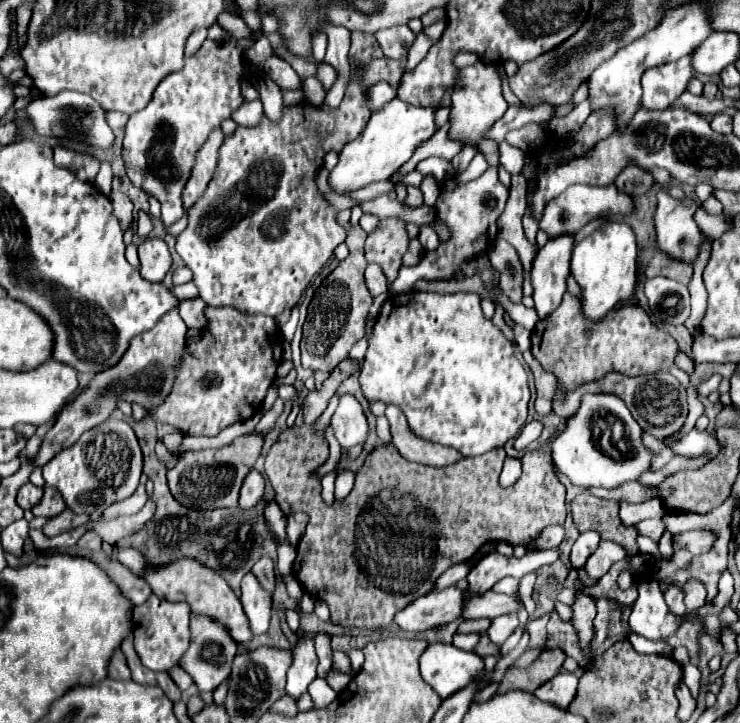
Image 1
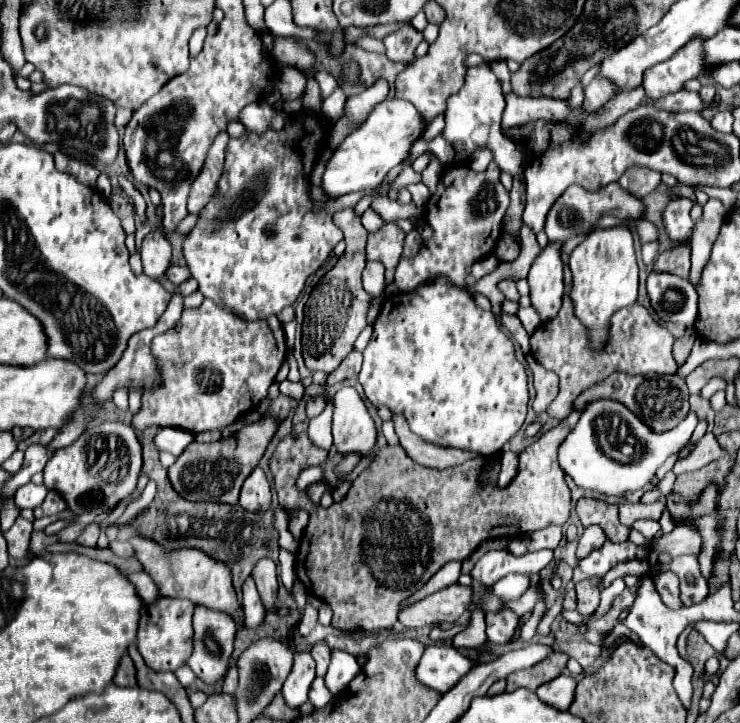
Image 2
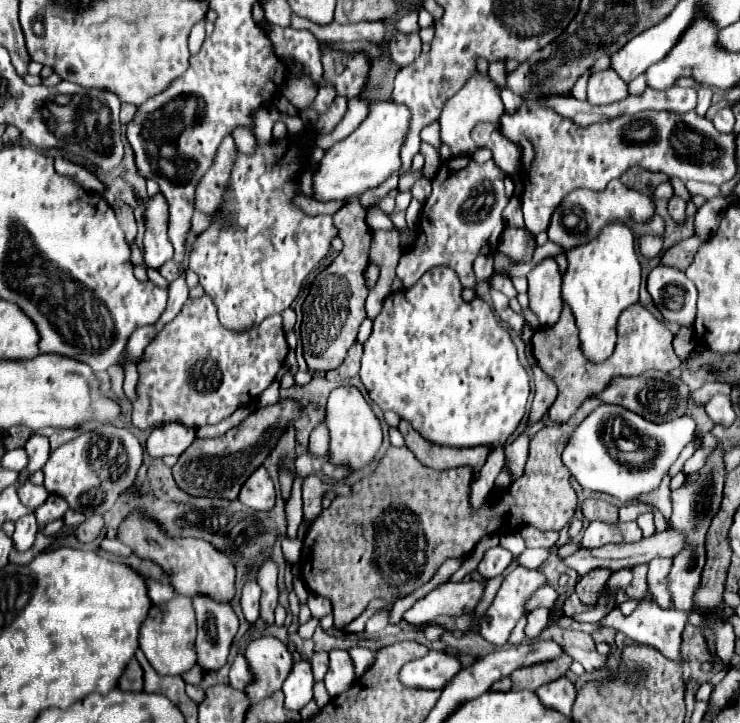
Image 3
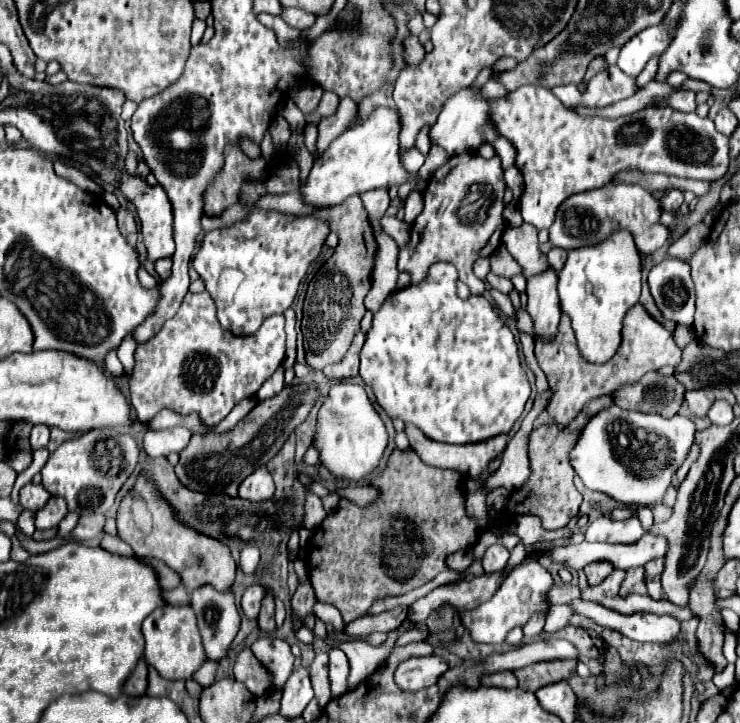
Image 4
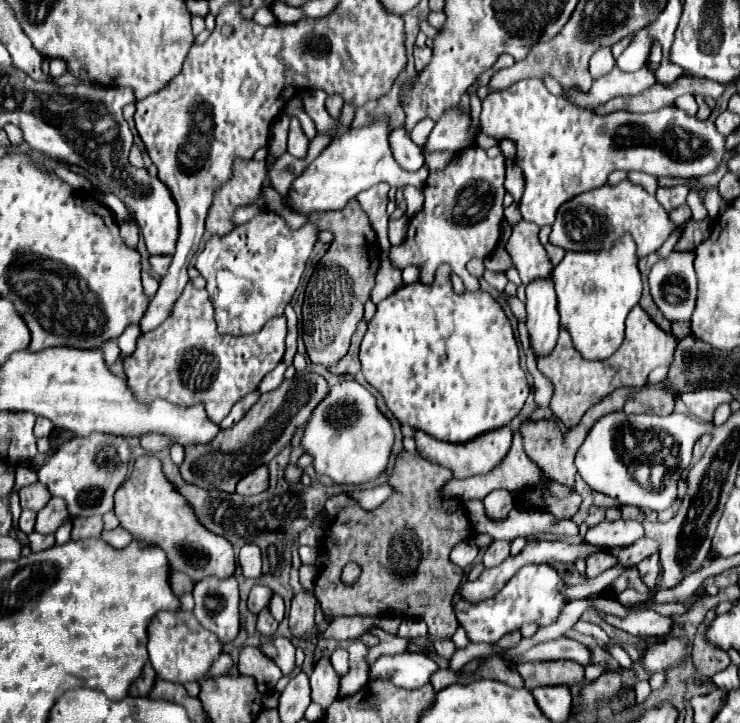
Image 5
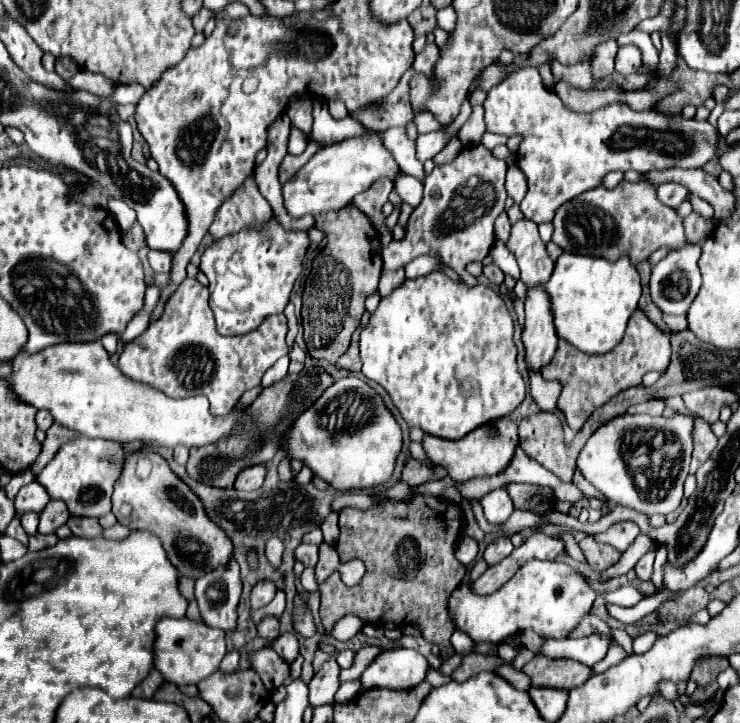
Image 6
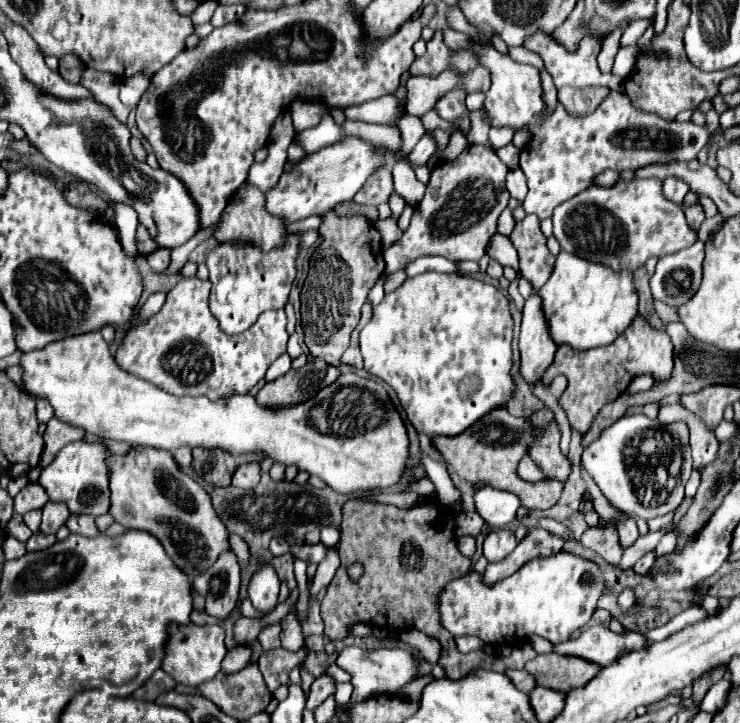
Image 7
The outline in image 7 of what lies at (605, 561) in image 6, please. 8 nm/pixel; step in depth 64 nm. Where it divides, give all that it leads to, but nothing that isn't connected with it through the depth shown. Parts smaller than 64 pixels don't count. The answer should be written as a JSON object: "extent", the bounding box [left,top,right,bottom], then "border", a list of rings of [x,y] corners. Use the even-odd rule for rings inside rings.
{"extent":[580,525,624,564],"border":[[[615,525],[588,527],[581,536],[580,542],[584,548],[598,552],[610,564],[618,564],[624,554],[624,546],[620,546],[620,540],[616,540]]]}

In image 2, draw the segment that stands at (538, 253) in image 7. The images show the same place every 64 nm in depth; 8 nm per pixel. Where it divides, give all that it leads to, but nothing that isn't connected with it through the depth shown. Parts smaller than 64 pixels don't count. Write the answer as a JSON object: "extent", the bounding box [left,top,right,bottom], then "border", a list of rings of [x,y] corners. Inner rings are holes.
{"extent":[494,234,520,262],"border":[[[502,234],[500,236],[500,240],[498,240],[498,244],[496,244],[496,248],[494,248],[494,254],[498,256],[498,260],[500,262],[510,262],[510,260],[516,260],[518,258],[518,254],[520,254],[520,244],[518,244],[518,240],[514,238],[514,236],[510,236],[510,234]]]}

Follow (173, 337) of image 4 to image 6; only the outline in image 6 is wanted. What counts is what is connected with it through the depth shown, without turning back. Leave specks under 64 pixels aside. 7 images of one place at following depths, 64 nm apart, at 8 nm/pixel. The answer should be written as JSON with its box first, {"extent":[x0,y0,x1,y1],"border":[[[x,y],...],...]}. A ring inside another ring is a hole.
{"extent":[118,278,288,416],"border":[[[186,278],[180,288],[168,298],[168,304],[164,306],[164,312],[158,320],[154,320],[138,338],[124,344],[124,350],[118,360],[118,368],[132,380],[140,380],[144,384],[150,384],[164,392],[170,398],[188,398],[204,394],[210,400],[210,408],[214,414],[222,416],[228,412],[228,408],[236,406],[236,400],[240,396],[258,386],[266,368],[270,368],[280,356],[288,354],[286,346],[286,316],[268,316],[260,328],[242,334],[242,336],[222,336],[216,332],[214,314],[208,306],[208,288],[200,284],[196,278]]]}

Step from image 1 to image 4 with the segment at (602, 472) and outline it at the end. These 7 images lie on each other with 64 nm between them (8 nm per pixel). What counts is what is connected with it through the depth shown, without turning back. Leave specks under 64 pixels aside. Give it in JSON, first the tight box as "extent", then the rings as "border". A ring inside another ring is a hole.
{"extent":[570,406,696,504],"border":[[[618,406],[606,408],[590,418],[590,422],[584,426],[578,444],[574,446],[570,460],[576,470],[576,474],[582,478],[584,486],[596,492],[604,492],[612,496],[614,500],[622,504],[660,504],[666,496],[666,490],[676,475],[682,462],[688,458],[694,444],[696,426],[690,418],[677,414],[670,419],[664,419],[660,415],[646,415],[641,412],[628,412]],[[636,430],[646,430],[648,434],[656,433],[664,436],[670,444],[671,452],[667,457],[666,469],[660,472],[646,472],[642,462],[636,458],[646,458],[650,452],[644,448],[638,438]]]}

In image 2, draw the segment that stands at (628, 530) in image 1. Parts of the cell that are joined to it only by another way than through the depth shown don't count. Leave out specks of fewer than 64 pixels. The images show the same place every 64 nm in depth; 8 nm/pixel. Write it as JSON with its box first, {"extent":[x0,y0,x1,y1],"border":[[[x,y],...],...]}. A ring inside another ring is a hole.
{"extent":[576,496,628,542],"border":[[[586,496],[586,498],[578,500],[576,512],[578,512],[580,522],[584,526],[600,524],[604,528],[608,540],[612,540],[612,542],[624,542],[624,540],[628,540],[628,528],[620,524],[620,520],[618,520],[618,508],[614,512],[610,508],[612,504],[616,506],[616,502],[608,500],[608,498]]]}

